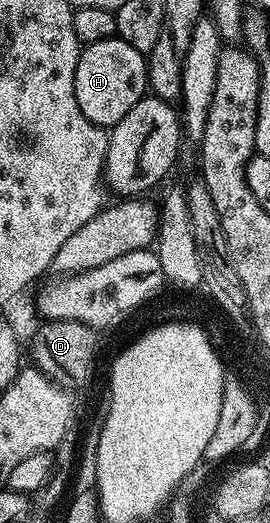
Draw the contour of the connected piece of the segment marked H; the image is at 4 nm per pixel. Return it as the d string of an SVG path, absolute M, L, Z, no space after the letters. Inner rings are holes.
M117 36L83 45L76 64L74 87L80 112L84 112L92 124L112 128L124 120L124 116L128 116L128 112L132 112L134 105L147 93L146 58L132 48L132 44Z

